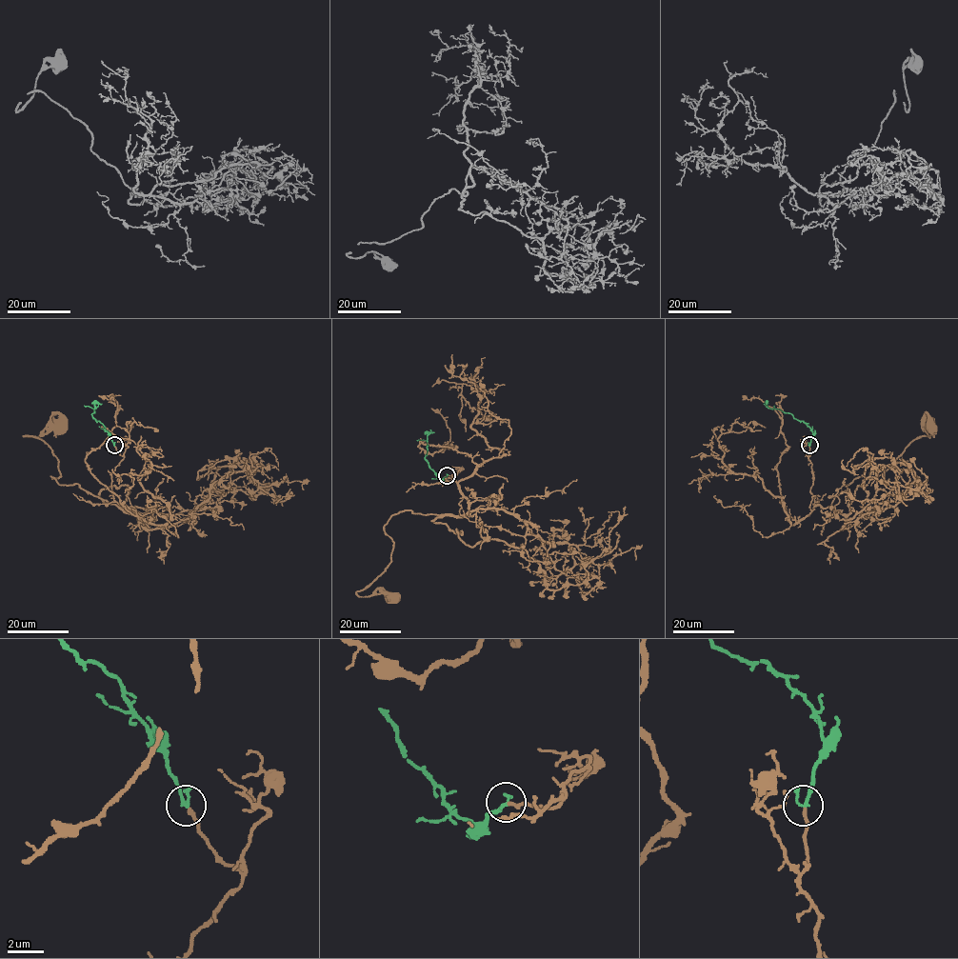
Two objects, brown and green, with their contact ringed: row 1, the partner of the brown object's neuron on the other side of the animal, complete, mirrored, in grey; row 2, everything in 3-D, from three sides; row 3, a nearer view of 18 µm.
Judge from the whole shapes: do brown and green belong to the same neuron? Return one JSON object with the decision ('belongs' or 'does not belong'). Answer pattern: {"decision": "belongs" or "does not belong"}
{"decision": "belongs"}

